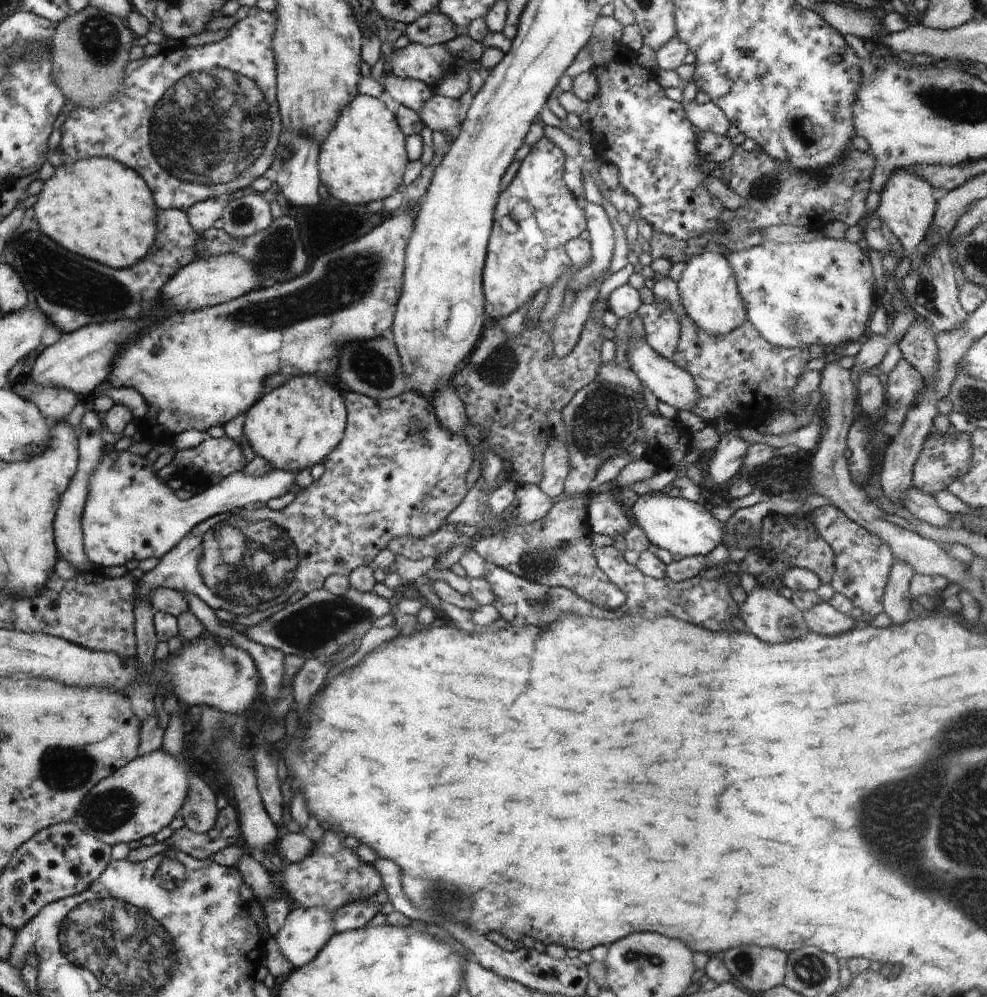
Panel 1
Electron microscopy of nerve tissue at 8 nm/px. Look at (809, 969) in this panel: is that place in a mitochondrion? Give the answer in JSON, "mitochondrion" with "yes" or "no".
{"mitochondrion":"yes"}

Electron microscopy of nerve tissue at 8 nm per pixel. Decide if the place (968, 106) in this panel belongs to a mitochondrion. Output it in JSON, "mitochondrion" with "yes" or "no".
{"mitochondrion":"yes"}

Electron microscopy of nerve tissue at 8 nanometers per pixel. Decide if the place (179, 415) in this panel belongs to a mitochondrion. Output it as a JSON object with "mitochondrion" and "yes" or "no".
{"mitochondrion":"yes"}

